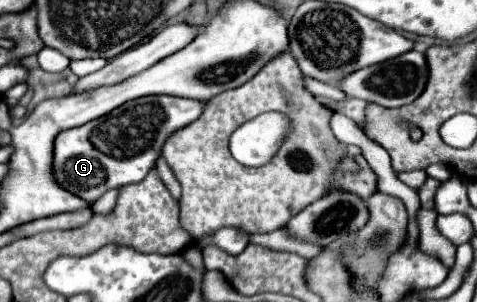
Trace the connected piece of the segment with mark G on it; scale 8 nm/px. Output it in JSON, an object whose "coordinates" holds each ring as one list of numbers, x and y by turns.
{"coordinates":[[146,96,118,106,110,114,58,134,54,142,54,176,60,186,86,202,96,202,104,192,136,184,156,166,166,138,202,114,204,102,176,96]]}

